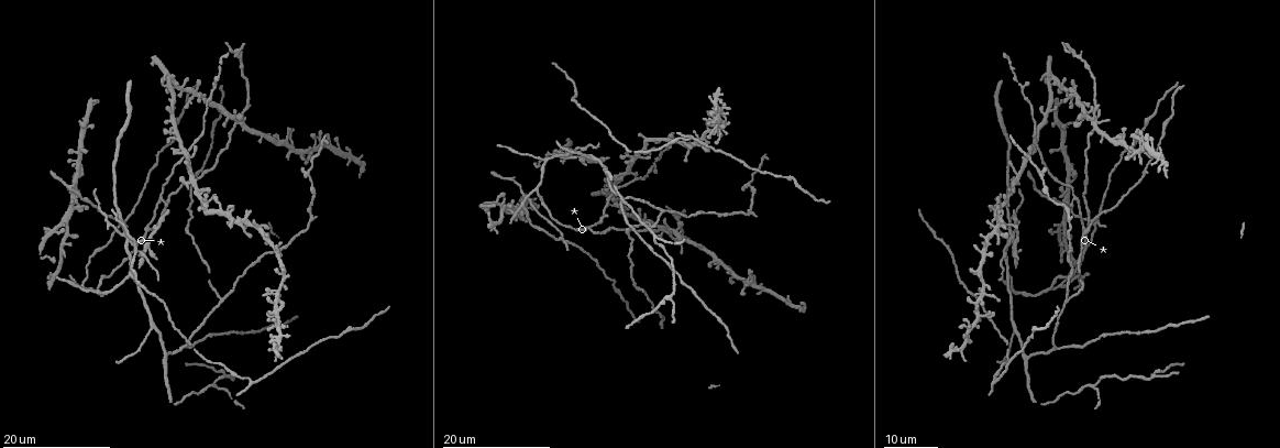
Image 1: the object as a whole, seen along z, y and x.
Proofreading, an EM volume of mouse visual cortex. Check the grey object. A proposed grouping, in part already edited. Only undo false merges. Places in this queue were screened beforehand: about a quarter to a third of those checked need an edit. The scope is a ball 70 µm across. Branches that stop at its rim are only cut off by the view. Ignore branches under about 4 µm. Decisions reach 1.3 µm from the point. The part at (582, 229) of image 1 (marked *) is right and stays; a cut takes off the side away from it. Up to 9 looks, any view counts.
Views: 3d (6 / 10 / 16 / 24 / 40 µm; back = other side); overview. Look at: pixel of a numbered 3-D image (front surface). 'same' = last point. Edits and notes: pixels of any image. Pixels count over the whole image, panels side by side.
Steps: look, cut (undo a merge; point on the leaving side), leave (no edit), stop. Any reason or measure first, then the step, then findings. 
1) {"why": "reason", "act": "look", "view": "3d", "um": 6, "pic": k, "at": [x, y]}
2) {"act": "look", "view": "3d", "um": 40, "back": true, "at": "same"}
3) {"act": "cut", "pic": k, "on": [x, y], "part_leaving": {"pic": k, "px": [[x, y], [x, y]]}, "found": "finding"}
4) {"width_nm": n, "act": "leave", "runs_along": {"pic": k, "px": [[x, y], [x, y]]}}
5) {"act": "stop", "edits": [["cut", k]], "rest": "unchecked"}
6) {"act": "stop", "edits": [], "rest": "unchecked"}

{"why": "four or more arms meet", "act": "look", "view": "3d", "um": 24, "pic": 1, "at": [563, 240]}

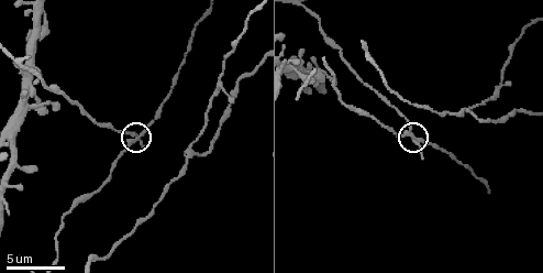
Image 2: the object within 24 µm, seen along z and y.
{"act": "look", "view": "3d", "um": 10, "at": "same"}

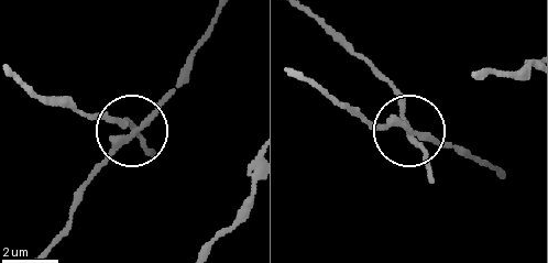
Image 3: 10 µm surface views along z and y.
{"act": "cut", "pic": 3, "on": [123, 125], "part_leaving": {"pic": 3, "px": [[136, 127], [44, 103], [15, 77]]}, "found": "two neurons meet here"}

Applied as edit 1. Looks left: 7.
{"act": "look", "view": "overview"}

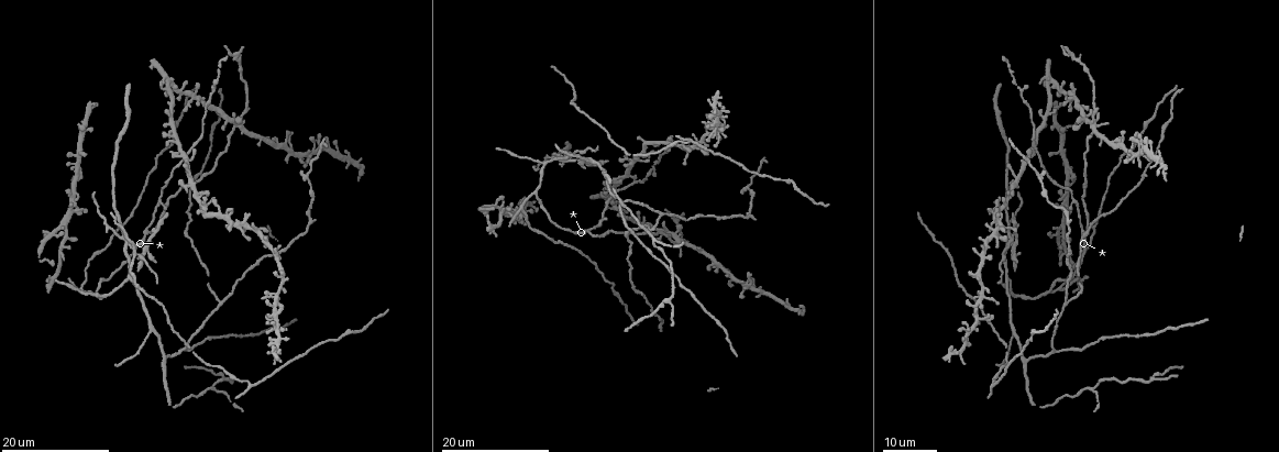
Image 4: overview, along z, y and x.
{"why": "thick turns thin", "act": "look", "view": "3d", "um": 16, "pic": 4, "at": [749, 187]}

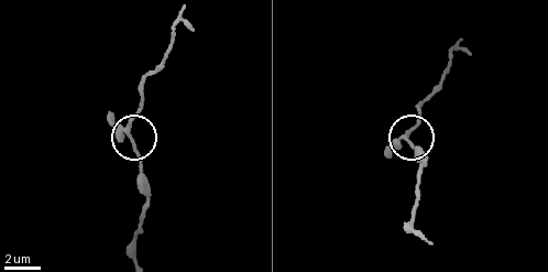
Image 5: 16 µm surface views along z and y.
{"act": "look", "view": "3d", "um": 6, "pic": 5, "at": [128, 137]}

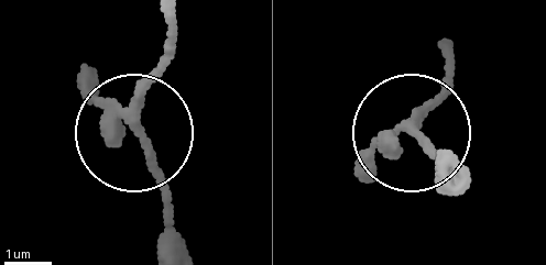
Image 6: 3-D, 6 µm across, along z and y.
{"arms": 3, "act": "leave", "runs_along": {"pic": 6, "px": [[182, 250], [134, 119], [170, 17]]}, "found": "continuous, no second neuron"}

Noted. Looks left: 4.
{"why": "two arms in line, one across", "act": "look", "view": "3d", "um": 16, "pic": 4, "at": [1045, 293]}

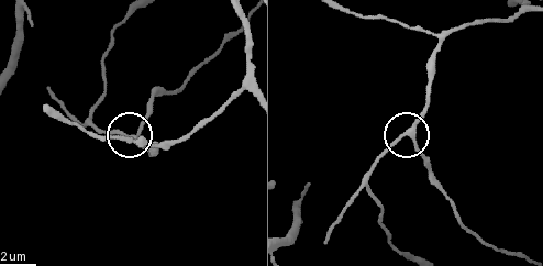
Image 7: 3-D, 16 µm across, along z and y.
{"act": "look", "view": "3d", "um": 6, "pic": 7, "at": [125, 135]}

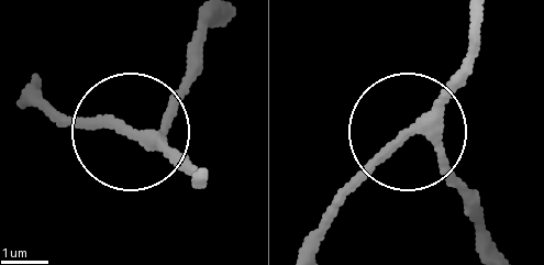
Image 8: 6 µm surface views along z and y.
{"side_arm_um": 60, "arms": 3, "act": "leave", "found": "one neuron here"}

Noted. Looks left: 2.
{"why": "side arm on a straight run", "act": "look", "view": "3d", "um": 24, "pic": 4, "at": [155, 331]}

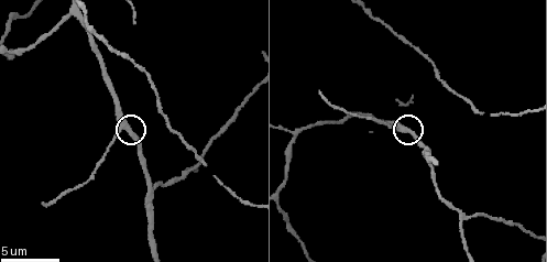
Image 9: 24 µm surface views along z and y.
{"act": "look", "view": "3d", "um": 10, "pic": 9, "at": [127, 127]}

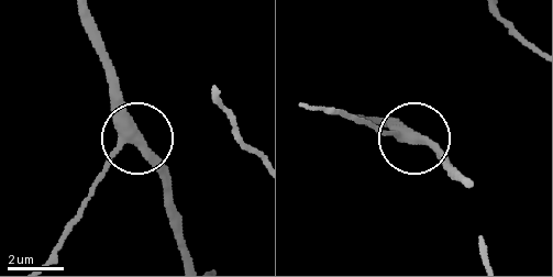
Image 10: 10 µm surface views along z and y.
{"arms": 3, "act": "leave", "runs_along": {"pic": 10, "px": [[80, 19], [103, 69], [111, 111], [132, 137], [90, 195]]}, "found": "continuous, no second neuron"}

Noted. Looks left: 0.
{"act": "stop", "edits": [["cut", 3]], "rest": "unchecked"}

